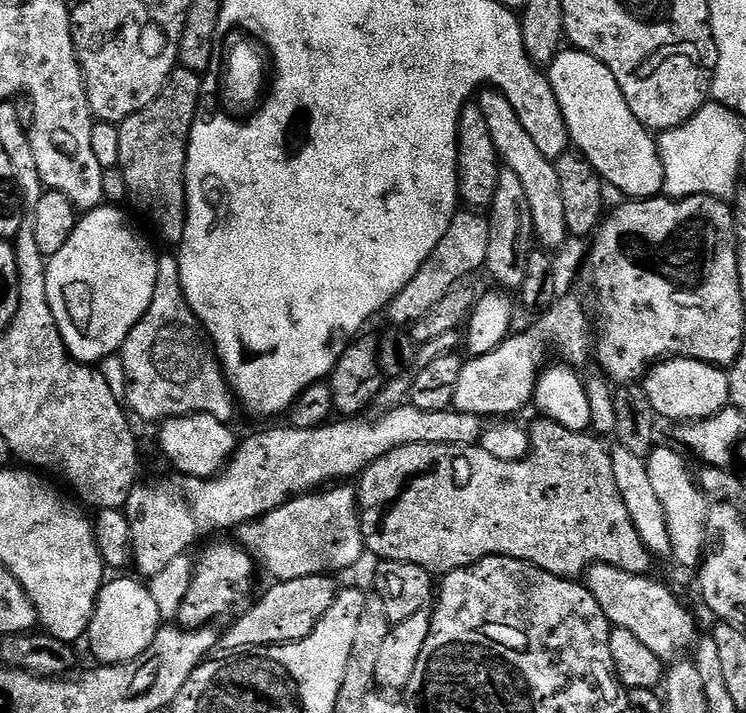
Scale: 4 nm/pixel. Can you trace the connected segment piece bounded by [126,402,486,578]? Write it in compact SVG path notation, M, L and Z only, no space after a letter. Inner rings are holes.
M407 402L389 407L376 421L365 418L340 418L318 428L268 428L257 436L239 441L232 459L224 465L223 472L211 480L199 480L193 476L172 474L169 480L152 480L149 484L137 483L126 505L126 515L132 523L132 558L139 575L150 578L174 558L185 555L188 547L203 532L220 532L223 528L239 529L240 525L259 520L267 512L280 508L289 500L311 493L329 482L340 482L343 476L359 477L360 473L378 458L390 454L403 444L474 444L484 433L486 420L483 416L446 410L418 410Z

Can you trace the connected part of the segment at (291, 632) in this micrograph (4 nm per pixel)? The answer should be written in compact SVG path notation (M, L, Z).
M325 574L273 583L273 588L257 604L249 603L235 617L237 620L228 629L223 629L219 651L224 651L221 652L224 654L240 654L245 650L255 650L269 644L293 644L306 638L306 634L310 634L314 626L322 622L322 614L326 614L326 610L330 610L330 606L334 604L338 584L332 580L335 579Z

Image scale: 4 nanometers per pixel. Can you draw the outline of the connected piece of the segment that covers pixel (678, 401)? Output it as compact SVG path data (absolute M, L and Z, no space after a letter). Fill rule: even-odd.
M669 356L667 360L657 360L644 373L642 387L646 390L646 398L650 398L657 417L661 421L691 422L705 420L718 414L730 401L730 382L725 369L717 368L715 364L698 362L685 356Z

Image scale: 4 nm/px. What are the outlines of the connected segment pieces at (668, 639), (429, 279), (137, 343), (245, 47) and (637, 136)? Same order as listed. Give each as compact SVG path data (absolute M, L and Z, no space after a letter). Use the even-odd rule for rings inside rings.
M593 564L586 573L586 587L592 596L602 606L602 614L606 614L609 624L617 628L630 630L630 634L635 634L653 654L658 654L658 658L665 662L672 662L681 654L693 647L698 639L696 632L696 620L680 605L680 600L664 584L659 584L656 580L651 580L651 575L630 574L618 570L609 564Z
M457 211L442 242L438 242L438 246L430 254L430 258L426 258L426 262L422 262L418 274L414 274L414 278L410 278L410 282L406 282L403 290L388 303L386 315L388 315L389 322L392 323L389 325L411 326L416 324L418 318L422 318L422 314L427 314L450 291L450 286L454 286L454 282L458 282L458 278L466 278L476 274L478 270L481 271L486 262L486 246L489 245L489 242L488 222L479 211Z
M175 255L159 257L158 278L154 286L154 298L150 298L150 306L146 314L130 330L126 342L119 350L119 357L126 370L126 404L133 412L137 412L145 422L163 422L175 416L193 416L201 412L225 422L238 412L238 401L232 395L232 387L224 377L220 359L216 357L216 349L212 347L200 319L188 305L186 294L182 290L180 262Z
M221 16L218 18L216 39L216 52L212 56L210 69L211 75L216 75L218 80L216 92L232 118L250 120L254 114L258 114L260 108L266 108L269 102L269 75L275 73L277 68L272 47L258 34L244 30L241 25L231 24Z
M561 50L547 65L546 75L552 83L554 98L558 98L571 143L592 163L594 170L598 170L605 185L612 187L613 184L624 198L650 200L659 197L664 190L664 167L656 148L657 137L642 122L638 122L638 118L634 118L614 74L610 74L610 70L590 54Z

